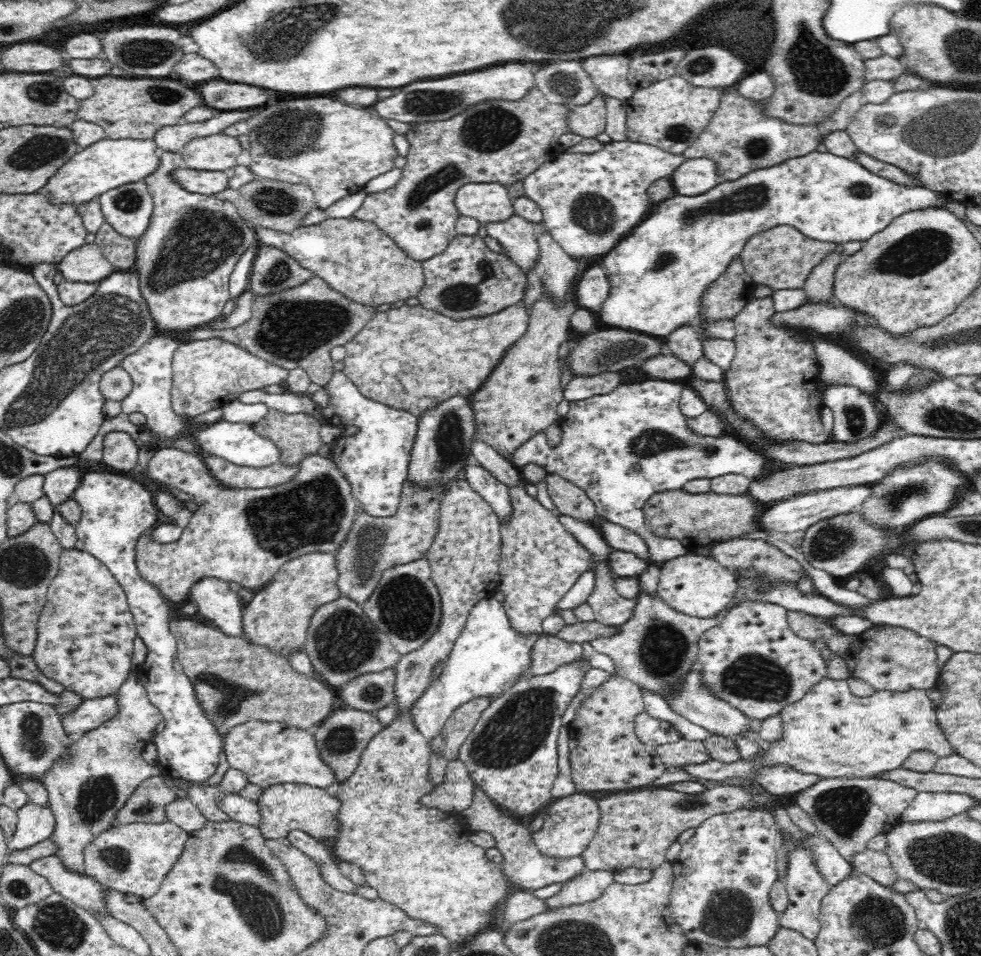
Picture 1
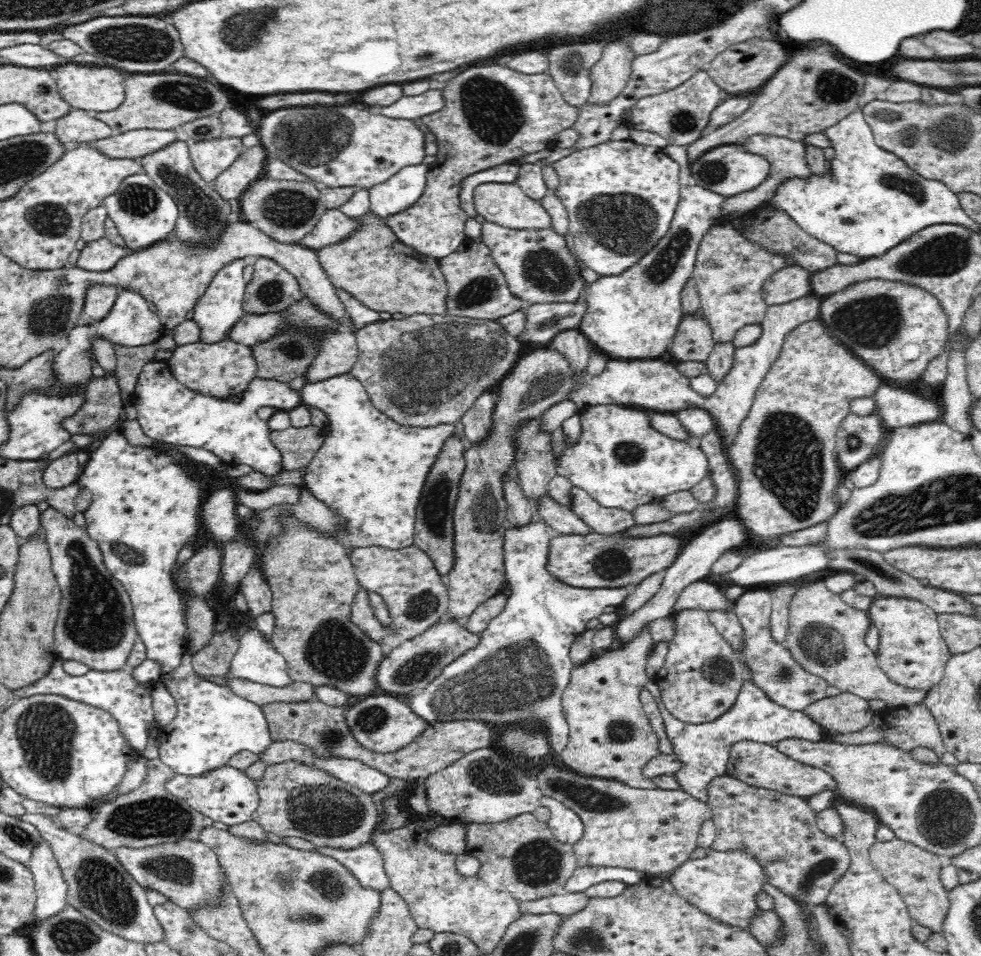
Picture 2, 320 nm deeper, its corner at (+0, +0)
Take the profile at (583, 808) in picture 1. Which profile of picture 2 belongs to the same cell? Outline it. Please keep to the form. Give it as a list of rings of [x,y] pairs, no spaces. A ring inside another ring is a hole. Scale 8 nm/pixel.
[[[547,796],[542,797],[541,803],[551,810],[551,817],[547,825],[551,828],[555,838],[572,845],[582,838],[583,822],[573,810]]]

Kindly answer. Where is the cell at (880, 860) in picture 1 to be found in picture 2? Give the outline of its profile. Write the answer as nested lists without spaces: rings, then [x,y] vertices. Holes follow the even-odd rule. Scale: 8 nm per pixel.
[[[898,838],[886,842],[876,840],[869,848],[868,857],[886,882],[901,894],[914,923],[931,928],[933,932],[942,932],[950,910],[949,891],[944,888],[939,875],[945,861],[937,854]]]

